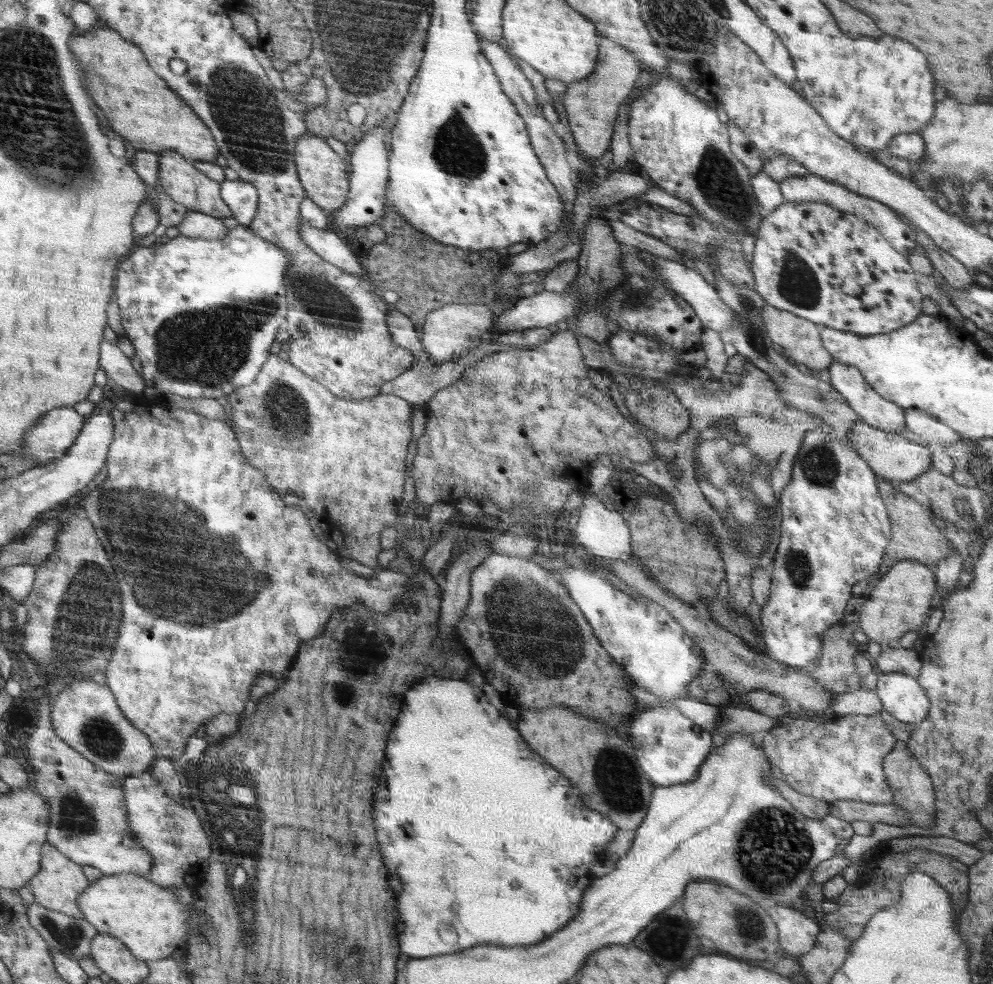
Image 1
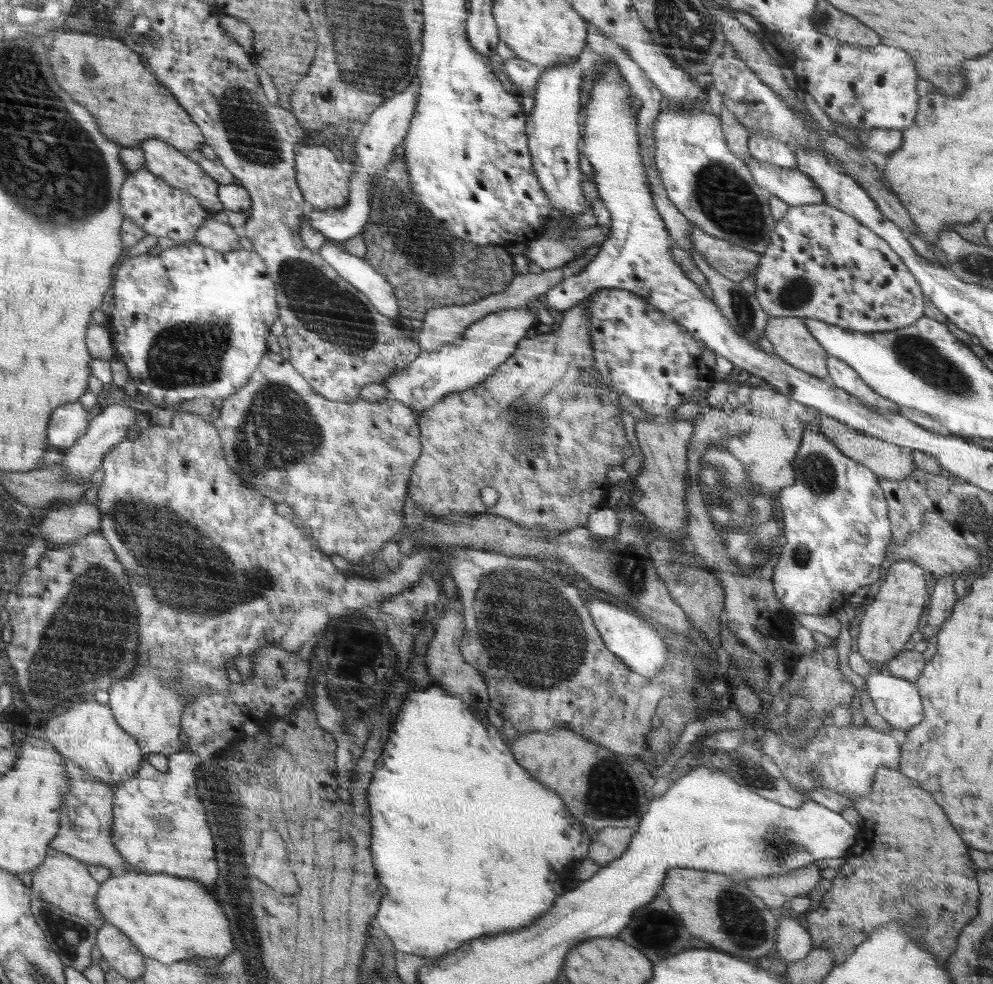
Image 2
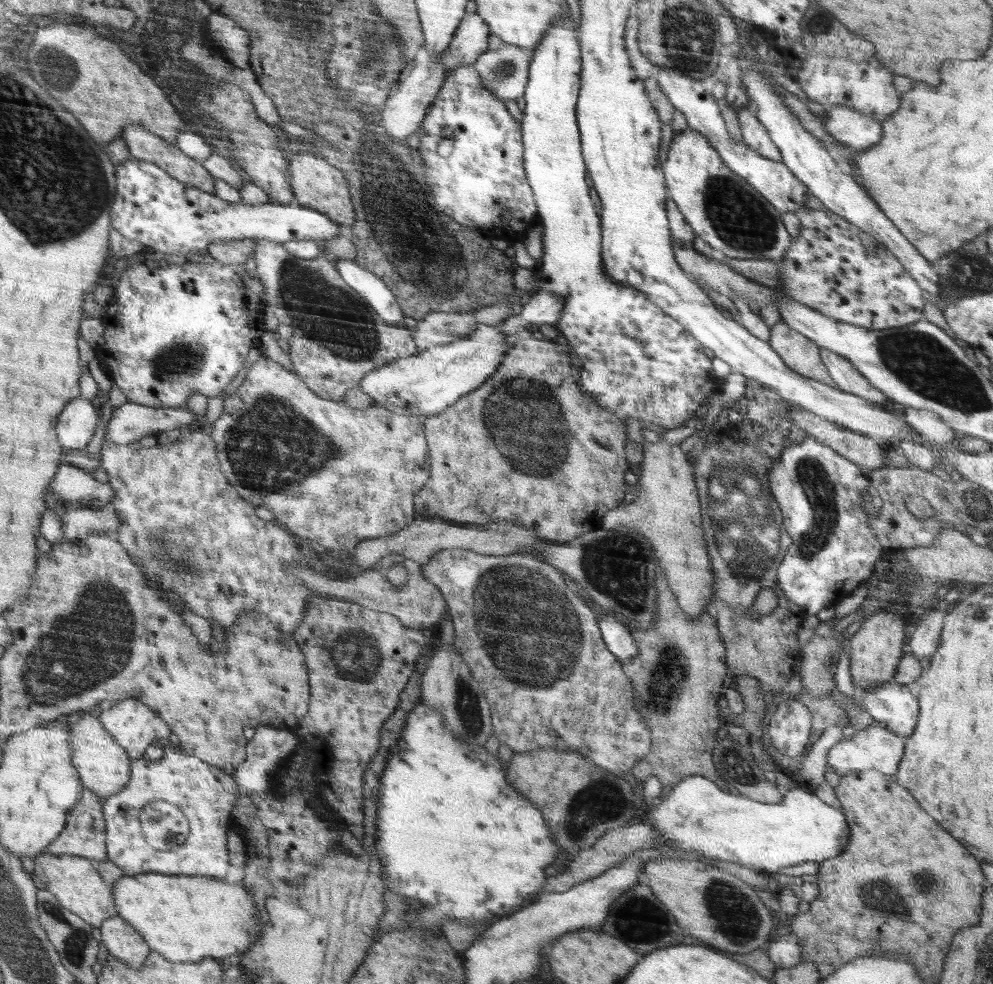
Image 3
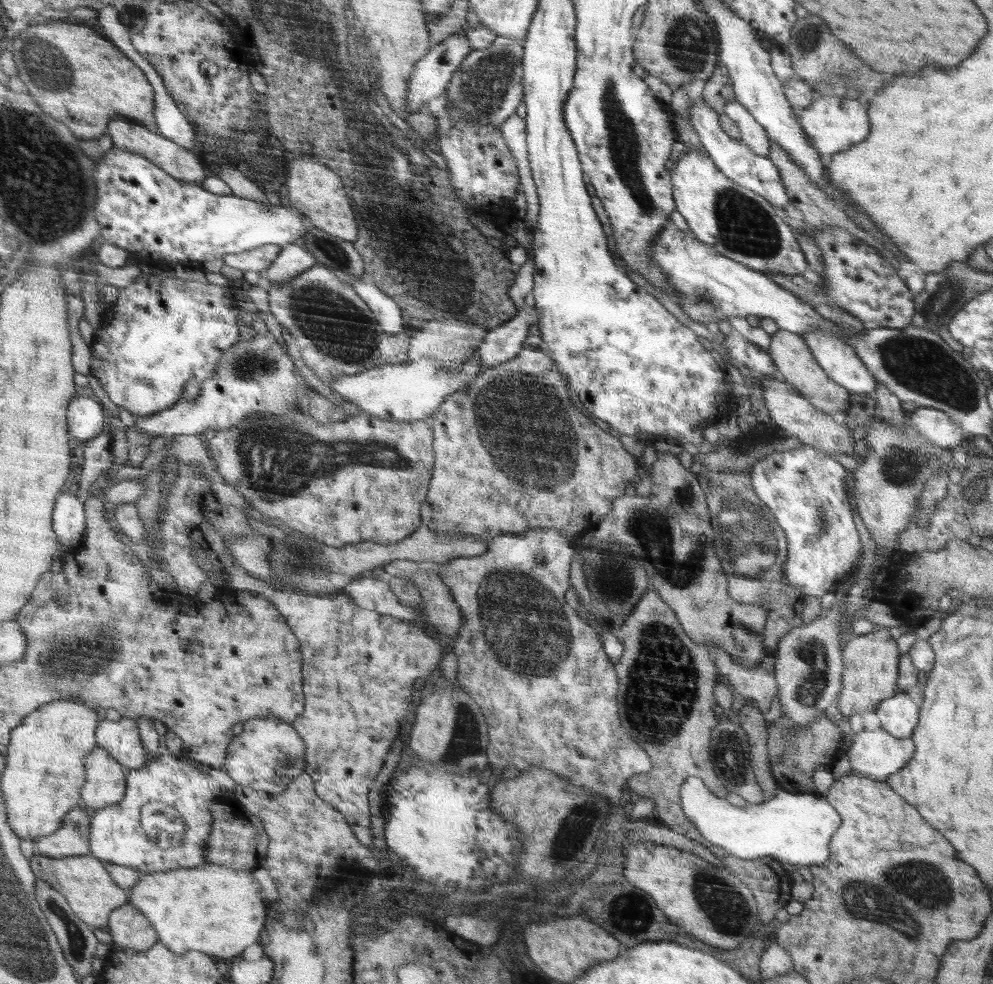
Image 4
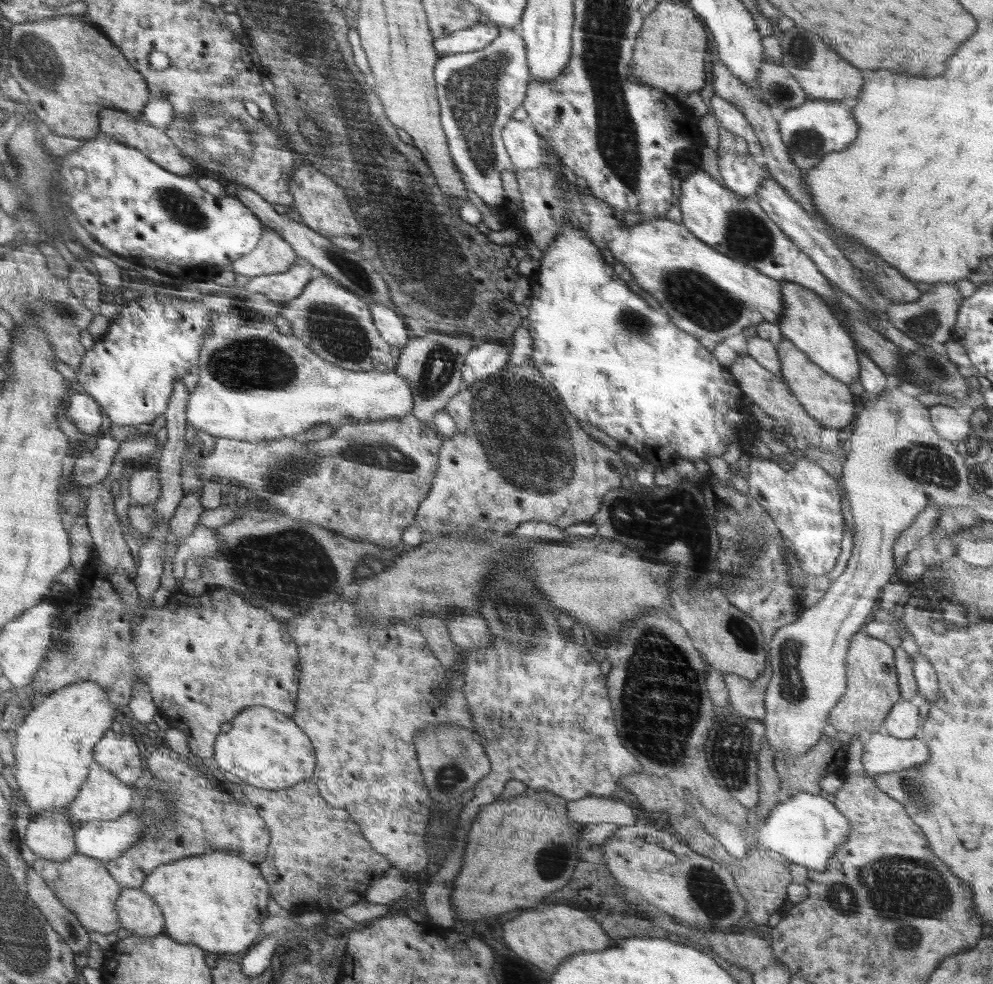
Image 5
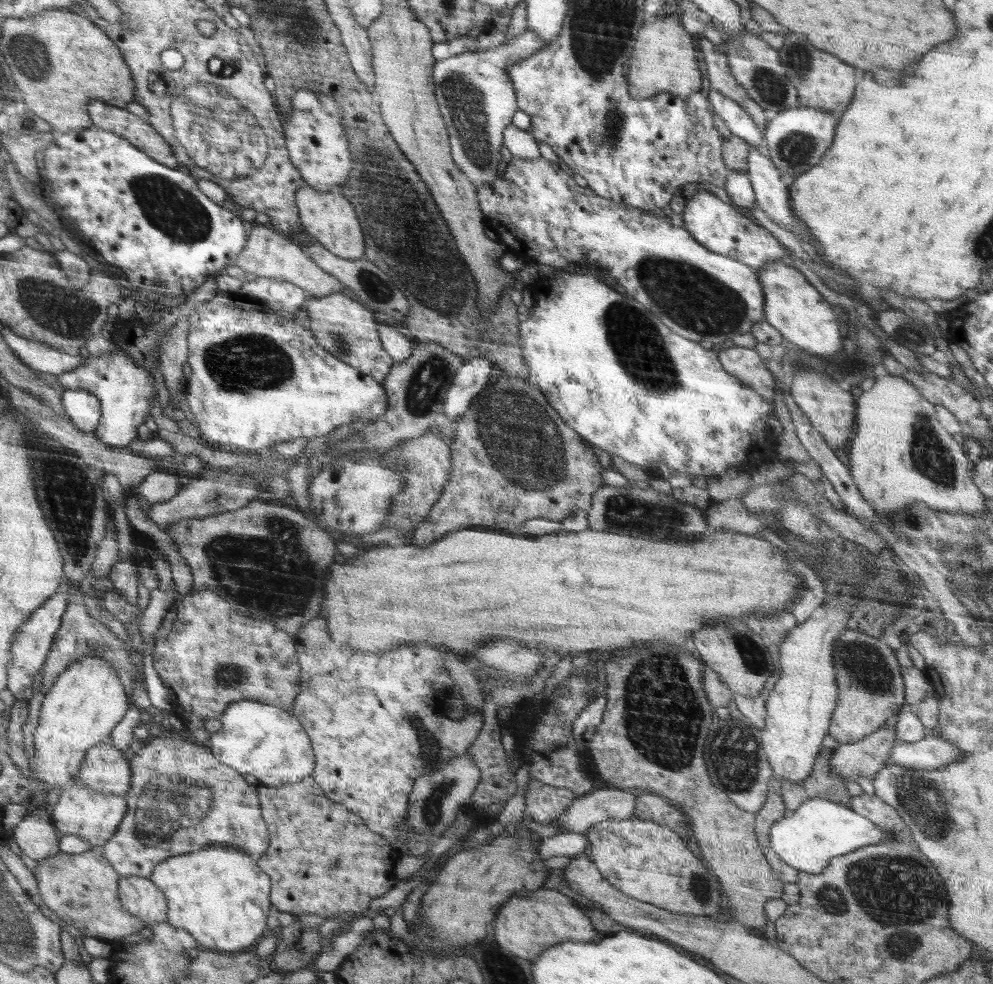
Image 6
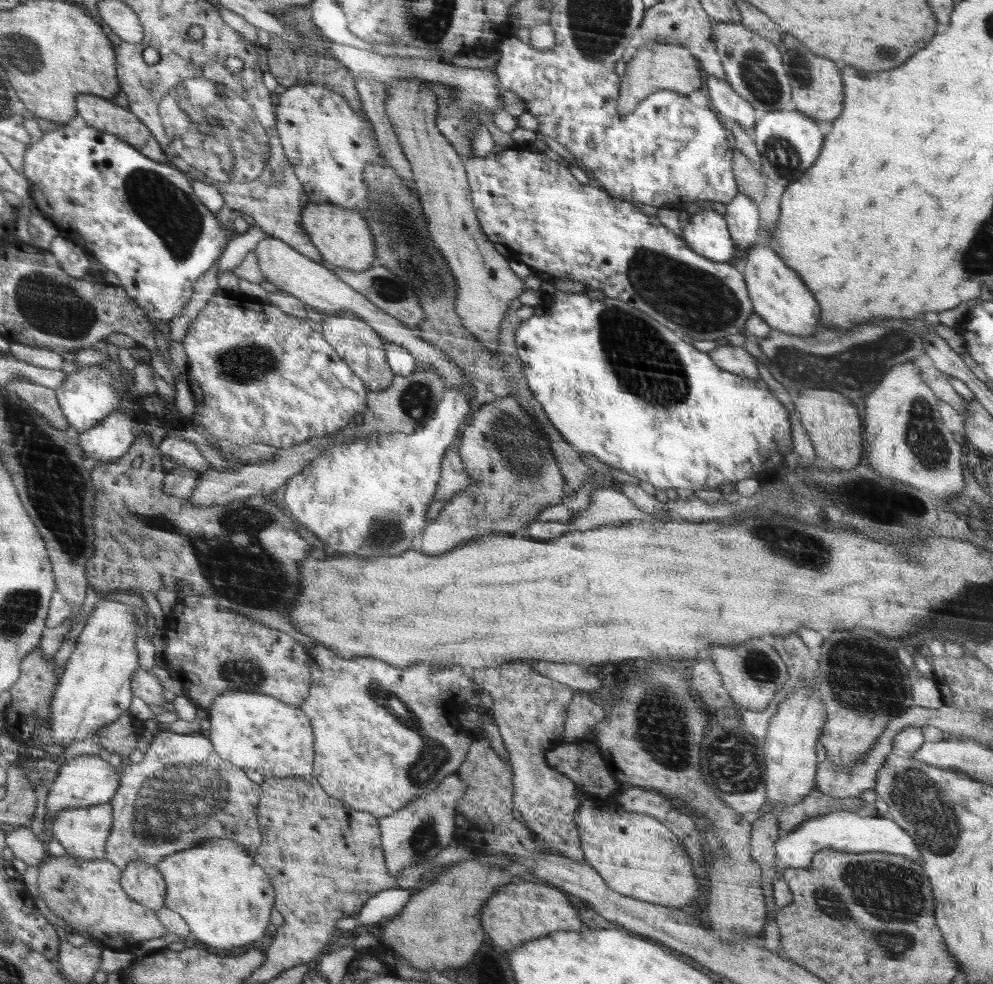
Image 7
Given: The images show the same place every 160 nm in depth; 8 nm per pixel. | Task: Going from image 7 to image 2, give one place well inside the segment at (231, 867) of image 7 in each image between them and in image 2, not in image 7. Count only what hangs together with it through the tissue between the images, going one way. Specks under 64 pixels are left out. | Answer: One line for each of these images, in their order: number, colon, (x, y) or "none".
2: (171, 919)
3: (185, 919)
4: (217, 910)
5: (225, 918)
6: (218, 893)

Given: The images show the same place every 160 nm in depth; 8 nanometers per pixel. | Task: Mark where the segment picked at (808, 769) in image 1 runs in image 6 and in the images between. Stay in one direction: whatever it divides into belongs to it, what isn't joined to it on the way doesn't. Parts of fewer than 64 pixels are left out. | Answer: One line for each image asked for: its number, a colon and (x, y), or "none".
2: (845, 760)
3: (875, 747)
4: (874, 753)
5: (881, 753)
6: (931, 752)

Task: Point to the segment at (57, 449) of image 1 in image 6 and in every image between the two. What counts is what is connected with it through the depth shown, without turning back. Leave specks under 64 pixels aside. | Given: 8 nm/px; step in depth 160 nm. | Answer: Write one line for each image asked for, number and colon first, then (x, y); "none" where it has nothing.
2: (69, 422)
3: (77, 423)
4: (85, 419)
5: (84, 413)
6: (81, 406)

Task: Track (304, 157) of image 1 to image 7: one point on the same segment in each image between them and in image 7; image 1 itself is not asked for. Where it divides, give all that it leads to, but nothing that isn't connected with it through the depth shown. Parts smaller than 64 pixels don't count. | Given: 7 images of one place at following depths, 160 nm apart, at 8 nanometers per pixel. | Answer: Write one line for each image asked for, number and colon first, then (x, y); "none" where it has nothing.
2: (323, 181)
3: (316, 183)
4: (315, 190)
5: (320, 204)
6: (329, 217)
7: (344, 239)

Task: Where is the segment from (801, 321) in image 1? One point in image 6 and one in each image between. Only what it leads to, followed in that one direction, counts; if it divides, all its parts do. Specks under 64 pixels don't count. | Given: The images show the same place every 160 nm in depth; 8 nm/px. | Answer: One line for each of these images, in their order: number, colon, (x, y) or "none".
2: (791, 340)
3: (799, 353)
4: (788, 351)
5: (826, 399)
6: (831, 410)

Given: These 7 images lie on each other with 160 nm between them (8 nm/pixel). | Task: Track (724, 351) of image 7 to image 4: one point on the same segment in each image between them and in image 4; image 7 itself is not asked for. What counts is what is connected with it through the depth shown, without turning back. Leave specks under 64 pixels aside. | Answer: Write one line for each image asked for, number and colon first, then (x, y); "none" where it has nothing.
4: (790, 410)
5: (773, 395)
6: (745, 363)

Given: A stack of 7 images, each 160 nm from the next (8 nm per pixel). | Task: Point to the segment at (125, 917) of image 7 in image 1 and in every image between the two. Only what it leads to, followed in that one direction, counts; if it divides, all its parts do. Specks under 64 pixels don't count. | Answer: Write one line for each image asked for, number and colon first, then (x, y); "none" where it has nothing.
1: (57, 885)
2: (61, 880)
3: (76, 882)
4: (88, 888)
5: (84, 885)
6: (83, 889)

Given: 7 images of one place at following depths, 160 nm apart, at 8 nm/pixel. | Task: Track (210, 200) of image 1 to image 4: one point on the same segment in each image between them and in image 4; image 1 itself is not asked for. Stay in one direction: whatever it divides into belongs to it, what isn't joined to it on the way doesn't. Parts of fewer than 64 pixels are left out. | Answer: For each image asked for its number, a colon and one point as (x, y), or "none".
2: (163, 160)
3: (144, 145)
4: (182, 164)

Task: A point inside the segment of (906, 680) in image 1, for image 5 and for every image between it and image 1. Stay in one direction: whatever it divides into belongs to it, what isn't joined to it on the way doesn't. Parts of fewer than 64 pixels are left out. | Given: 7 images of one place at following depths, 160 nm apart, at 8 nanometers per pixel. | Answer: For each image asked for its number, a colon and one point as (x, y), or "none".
2: (897, 701)
3: (892, 705)
4: (899, 715)
5: (903, 721)

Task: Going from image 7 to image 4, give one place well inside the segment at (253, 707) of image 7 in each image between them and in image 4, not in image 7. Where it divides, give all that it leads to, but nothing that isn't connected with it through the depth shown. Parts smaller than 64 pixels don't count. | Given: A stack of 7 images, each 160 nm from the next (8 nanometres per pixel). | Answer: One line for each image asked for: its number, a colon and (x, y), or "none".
4: (268, 755)
5: (264, 747)
6: (257, 738)

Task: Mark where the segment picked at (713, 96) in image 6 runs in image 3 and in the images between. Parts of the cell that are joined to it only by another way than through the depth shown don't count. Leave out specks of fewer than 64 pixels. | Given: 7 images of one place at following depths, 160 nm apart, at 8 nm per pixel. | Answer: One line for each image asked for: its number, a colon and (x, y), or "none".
3: (754, 135)
4: (753, 134)
5: (731, 118)

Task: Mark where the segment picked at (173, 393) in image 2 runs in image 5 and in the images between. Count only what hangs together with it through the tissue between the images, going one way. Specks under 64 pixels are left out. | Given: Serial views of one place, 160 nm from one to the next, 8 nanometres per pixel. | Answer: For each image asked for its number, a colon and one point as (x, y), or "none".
3: (170, 332)
4: (160, 335)
5: (157, 350)

